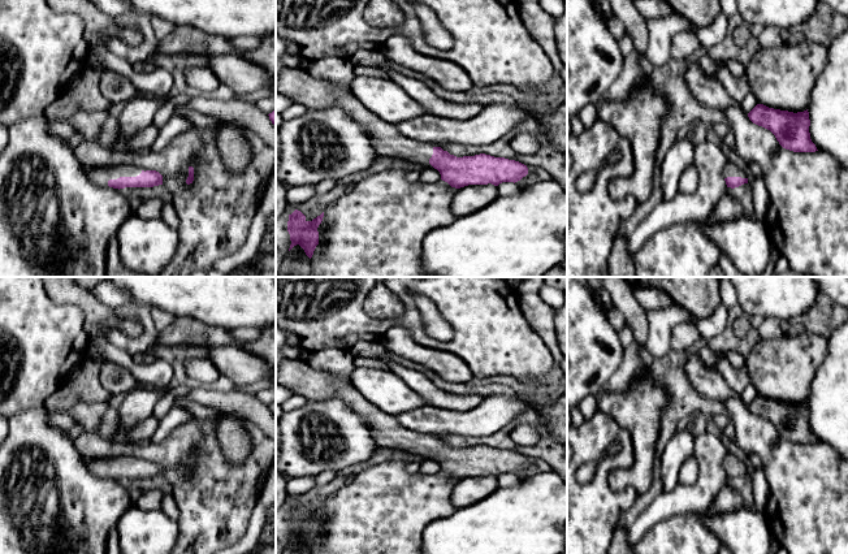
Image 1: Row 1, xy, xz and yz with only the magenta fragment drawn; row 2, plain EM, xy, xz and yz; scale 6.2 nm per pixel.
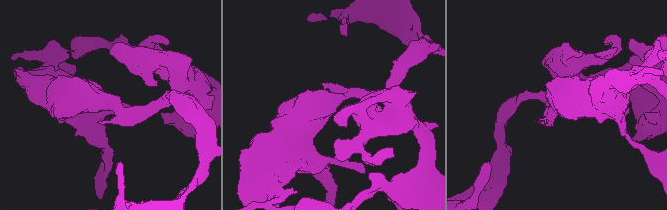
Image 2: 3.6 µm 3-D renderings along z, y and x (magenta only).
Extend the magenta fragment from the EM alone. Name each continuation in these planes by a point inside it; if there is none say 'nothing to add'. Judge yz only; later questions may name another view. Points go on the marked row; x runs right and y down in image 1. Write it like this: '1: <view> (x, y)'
1: yz (730, 169)

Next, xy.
1: xy (102, 176)

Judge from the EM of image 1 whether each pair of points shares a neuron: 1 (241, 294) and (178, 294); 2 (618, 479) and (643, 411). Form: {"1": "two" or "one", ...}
{"1": "one", "2": "one"}

